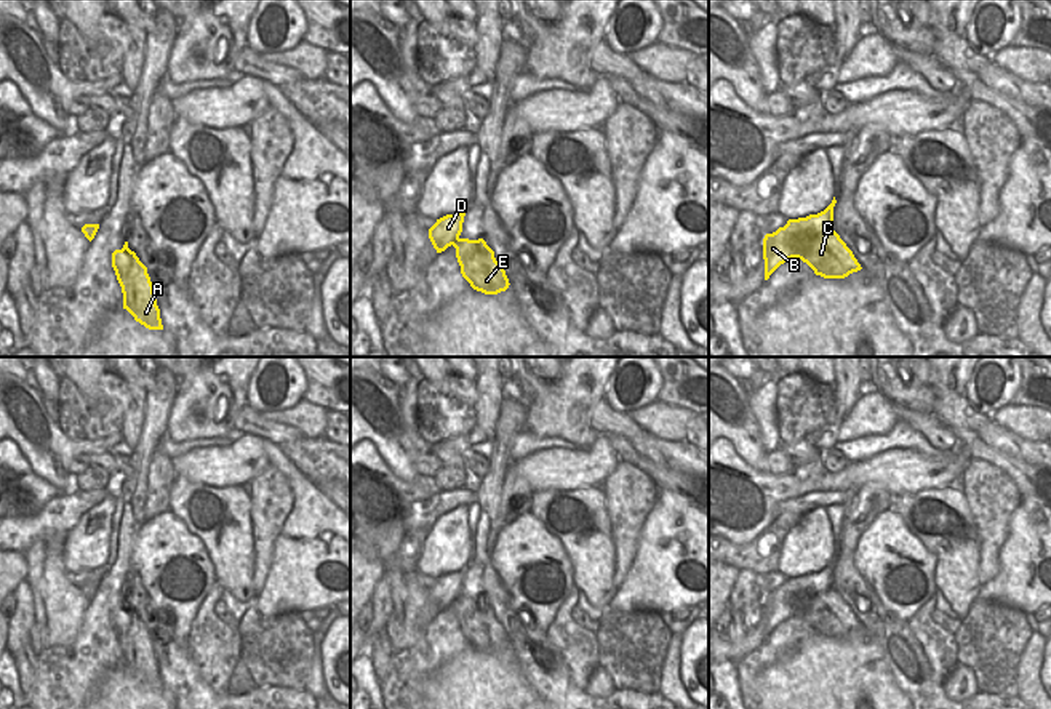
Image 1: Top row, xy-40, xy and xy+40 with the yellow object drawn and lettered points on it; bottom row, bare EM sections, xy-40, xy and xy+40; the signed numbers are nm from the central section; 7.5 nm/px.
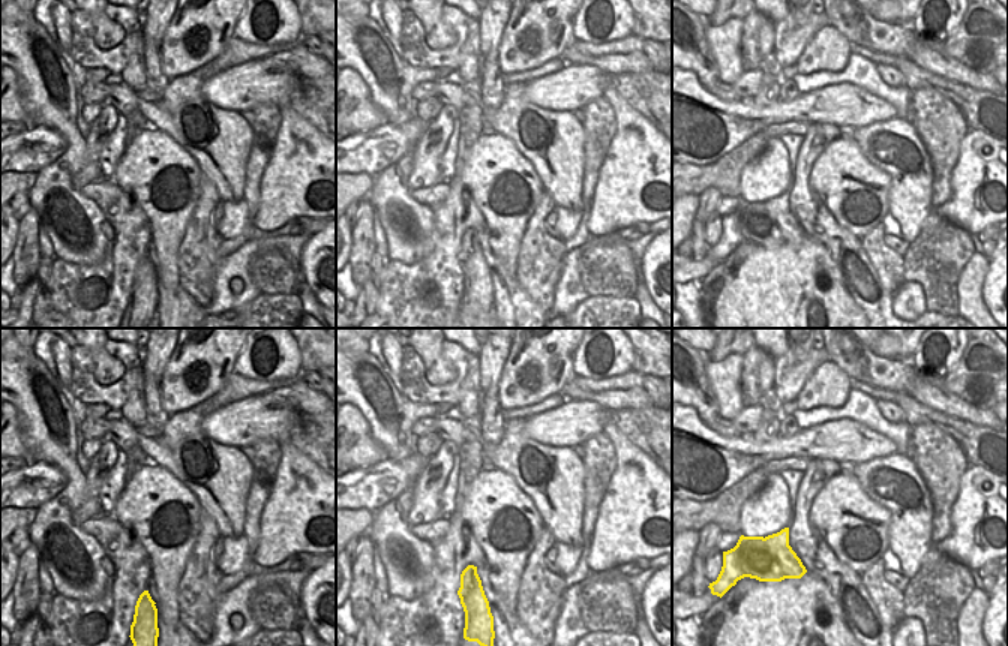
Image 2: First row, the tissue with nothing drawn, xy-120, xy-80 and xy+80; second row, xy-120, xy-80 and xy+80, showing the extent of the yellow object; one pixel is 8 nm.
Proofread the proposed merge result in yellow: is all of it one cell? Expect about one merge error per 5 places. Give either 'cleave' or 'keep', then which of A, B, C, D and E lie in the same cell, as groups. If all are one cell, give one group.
cleave | A C E / B D

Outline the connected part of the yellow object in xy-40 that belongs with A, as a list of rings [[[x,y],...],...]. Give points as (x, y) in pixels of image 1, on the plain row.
[[[125,600],[122,608],[112,611],[112,626],[122,645],[123,667],[146,687],[163,688],[147,626],[139,619],[136,611],[128,607],[128,600]]]

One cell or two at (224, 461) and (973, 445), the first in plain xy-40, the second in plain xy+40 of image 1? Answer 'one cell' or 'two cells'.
two cells

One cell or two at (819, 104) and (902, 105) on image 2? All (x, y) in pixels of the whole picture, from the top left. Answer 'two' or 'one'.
two

